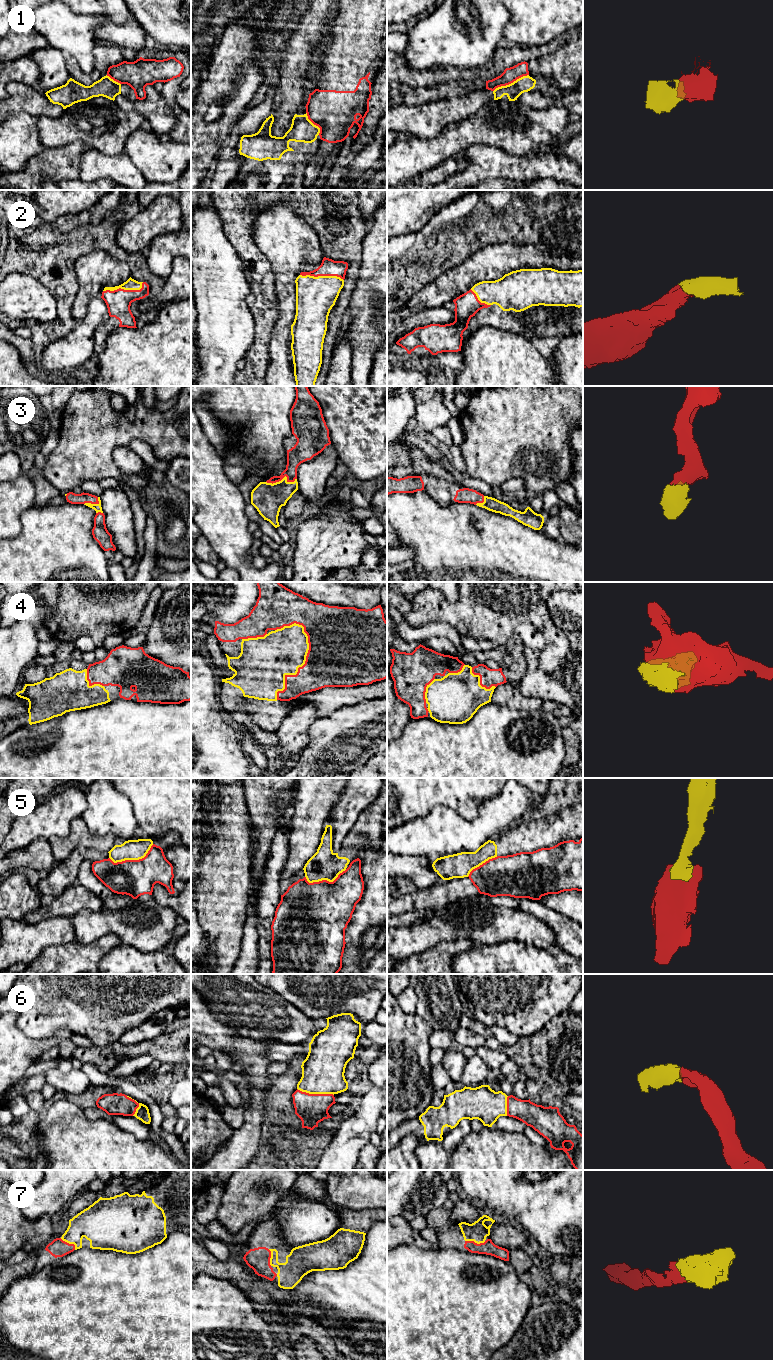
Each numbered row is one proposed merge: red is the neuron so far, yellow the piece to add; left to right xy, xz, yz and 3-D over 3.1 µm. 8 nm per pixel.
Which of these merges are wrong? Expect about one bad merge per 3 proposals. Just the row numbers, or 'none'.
1, 5

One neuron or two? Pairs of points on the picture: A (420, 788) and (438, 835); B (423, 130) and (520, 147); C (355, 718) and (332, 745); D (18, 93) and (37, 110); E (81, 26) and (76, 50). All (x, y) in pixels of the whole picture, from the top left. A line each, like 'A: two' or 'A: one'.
A: two
B: two
C: one
D: one
E: one

